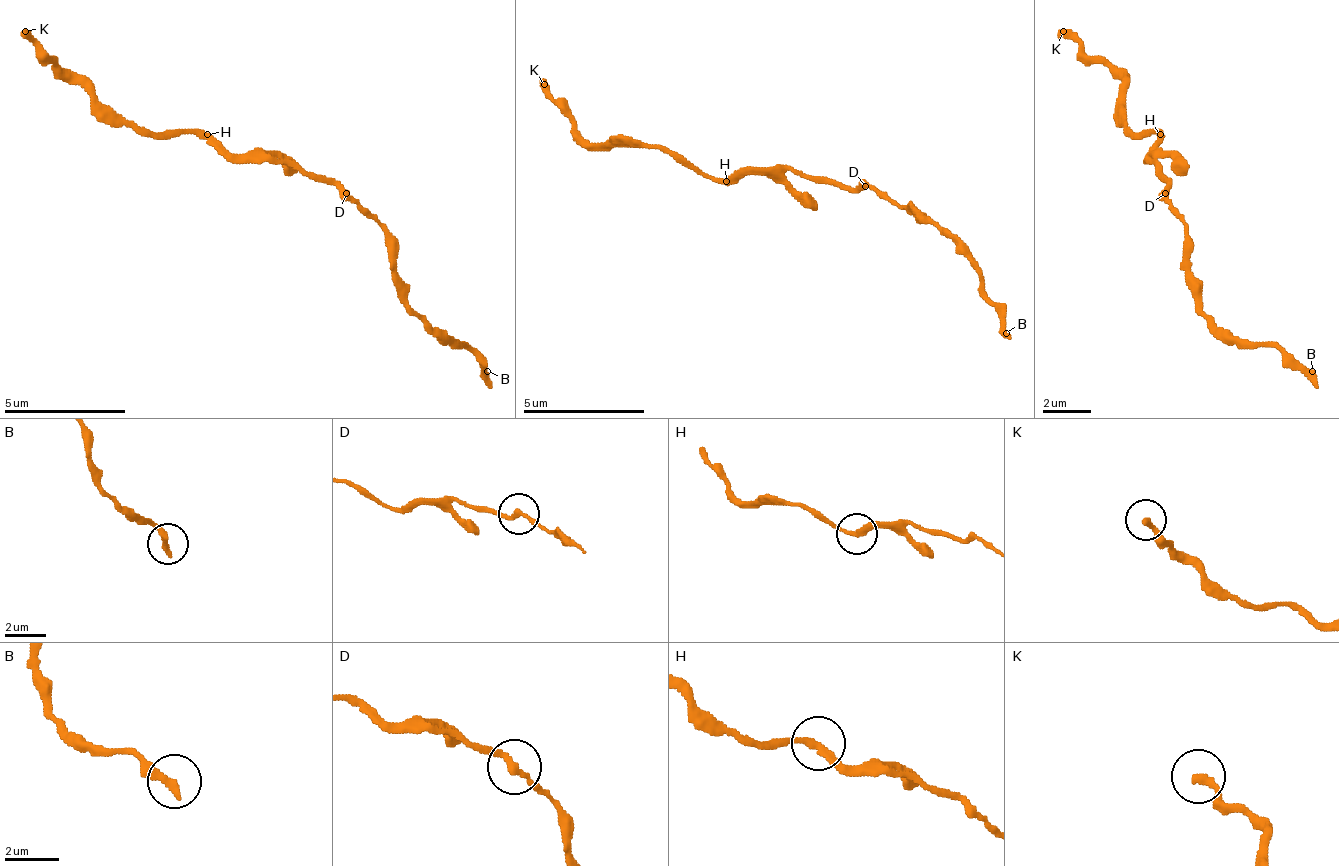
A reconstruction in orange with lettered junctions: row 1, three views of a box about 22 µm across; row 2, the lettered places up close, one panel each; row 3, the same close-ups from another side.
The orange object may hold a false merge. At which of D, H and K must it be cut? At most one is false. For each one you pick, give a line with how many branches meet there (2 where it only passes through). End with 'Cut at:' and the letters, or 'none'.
Cut at: none

